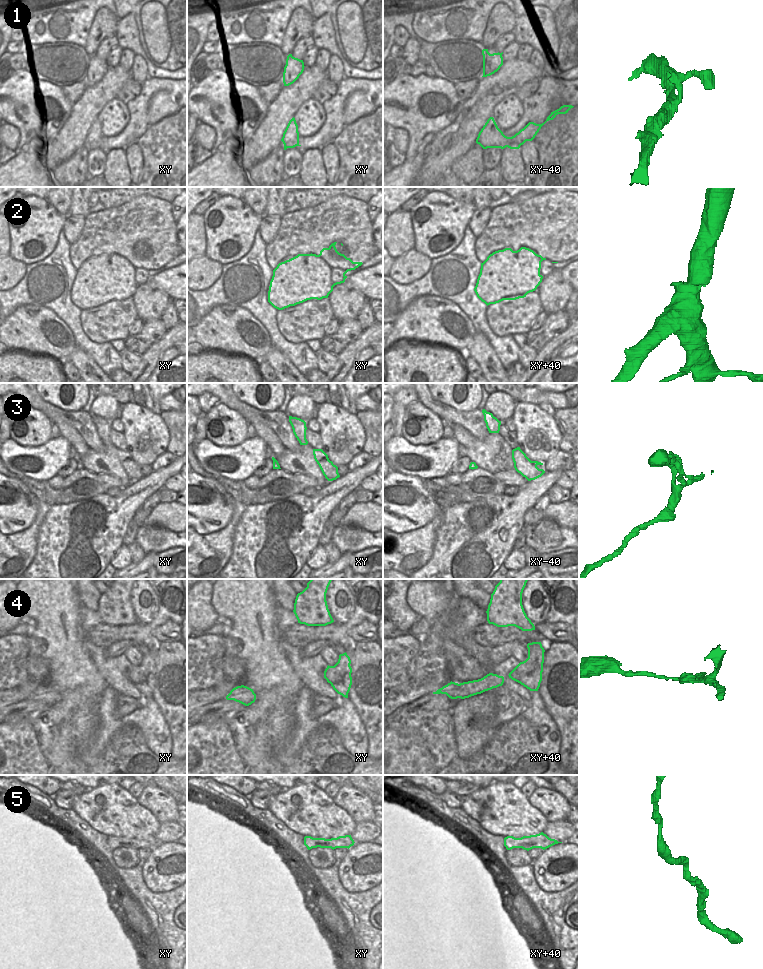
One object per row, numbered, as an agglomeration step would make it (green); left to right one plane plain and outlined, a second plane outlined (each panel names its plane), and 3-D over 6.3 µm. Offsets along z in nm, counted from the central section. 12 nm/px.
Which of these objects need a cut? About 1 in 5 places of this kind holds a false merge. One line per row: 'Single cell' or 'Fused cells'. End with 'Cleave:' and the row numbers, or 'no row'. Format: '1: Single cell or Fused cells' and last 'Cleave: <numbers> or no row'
1: Single cell
2: Single cell
3: Single cell
4: Single cell
5: Single cell
Cleave: no row

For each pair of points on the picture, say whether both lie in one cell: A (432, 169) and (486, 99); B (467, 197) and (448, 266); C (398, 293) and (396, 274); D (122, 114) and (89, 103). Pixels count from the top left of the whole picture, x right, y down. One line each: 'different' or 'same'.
A: same
B: different
C: different
D: different

